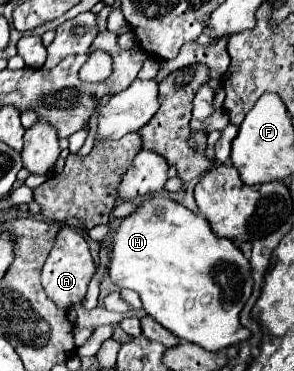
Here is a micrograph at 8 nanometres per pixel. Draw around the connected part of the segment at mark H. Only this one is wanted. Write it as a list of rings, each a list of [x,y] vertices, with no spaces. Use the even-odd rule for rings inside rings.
[[[148,195],[146,199],[140,199],[136,211],[120,219],[120,225],[114,227],[110,233],[108,275],[116,287],[136,291],[144,311],[178,339],[196,343],[206,351],[220,351],[250,337],[250,331],[238,323],[238,313],[252,293],[248,259],[232,241],[216,237],[202,215],[192,213],[166,195]]]

